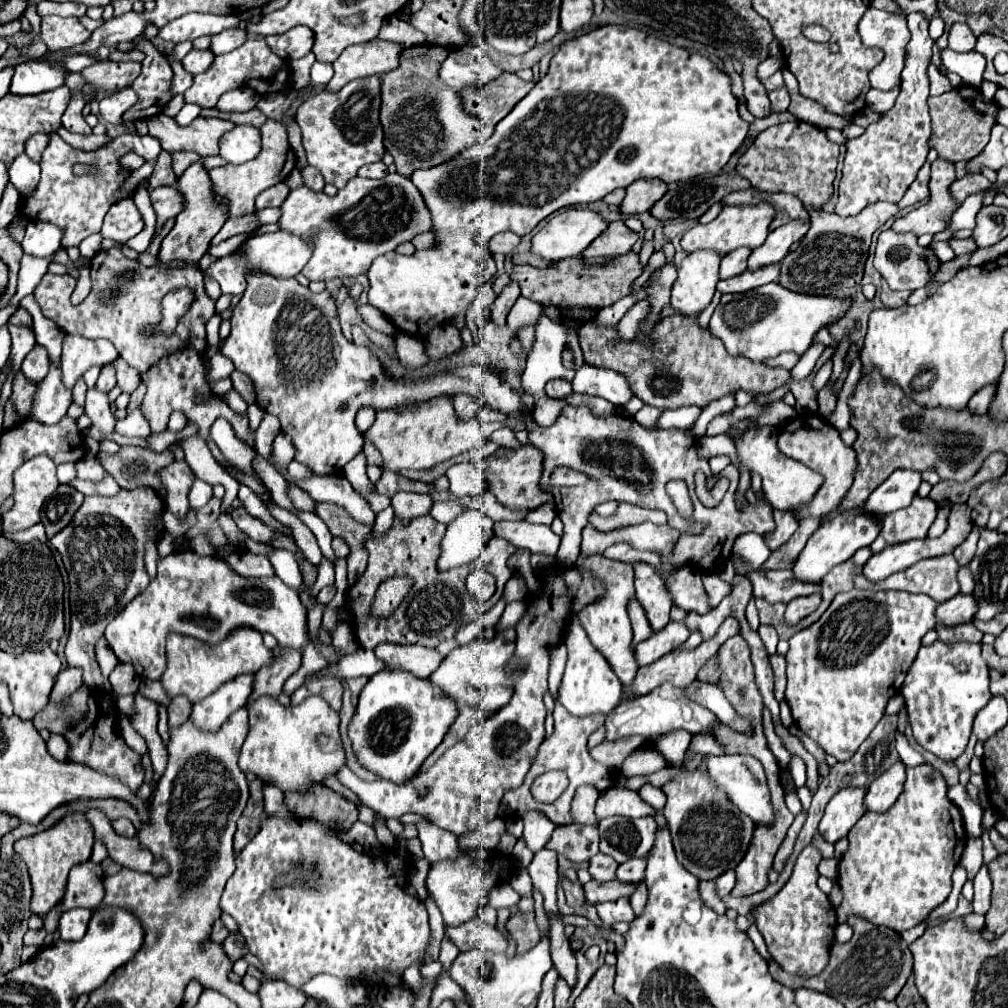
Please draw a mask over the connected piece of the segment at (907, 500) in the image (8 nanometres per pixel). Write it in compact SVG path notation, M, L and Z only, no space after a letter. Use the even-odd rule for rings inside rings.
M897 468L881 486L877 486L871 496L863 502L861 510L865 514L883 516L911 504L913 494L921 484L921 472Z

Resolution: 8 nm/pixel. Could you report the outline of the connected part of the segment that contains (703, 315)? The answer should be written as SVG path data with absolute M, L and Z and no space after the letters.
M716 291L711 304L703 312L701 312L700 315L697 316L696 319L700 324L701 328L706 329L708 327L710 318L717 304L719 303L721 296L722 294L719 291Z

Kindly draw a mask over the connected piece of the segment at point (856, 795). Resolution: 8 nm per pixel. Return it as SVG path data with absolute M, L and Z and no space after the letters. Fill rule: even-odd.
M843 788L831 798L819 822L819 834L827 842L835 844L837 840L845 838L855 822L865 814L863 794L863 788Z

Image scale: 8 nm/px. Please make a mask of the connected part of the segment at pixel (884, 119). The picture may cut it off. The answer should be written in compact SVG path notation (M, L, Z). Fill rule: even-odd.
M921 12L907 14L911 40L905 48L905 68L901 74L901 92L897 96L895 106L881 114L881 118L865 128L859 138L853 138L845 144L845 164L843 178L839 184L839 202L835 212L839 216L853 216L863 210L867 204L887 200L899 202L903 198L907 186L915 180L915 174L925 164L929 152L929 136L931 136L931 120L929 120L929 78L927 68L933 56L933 40L929 38L927 26L929 18Z

